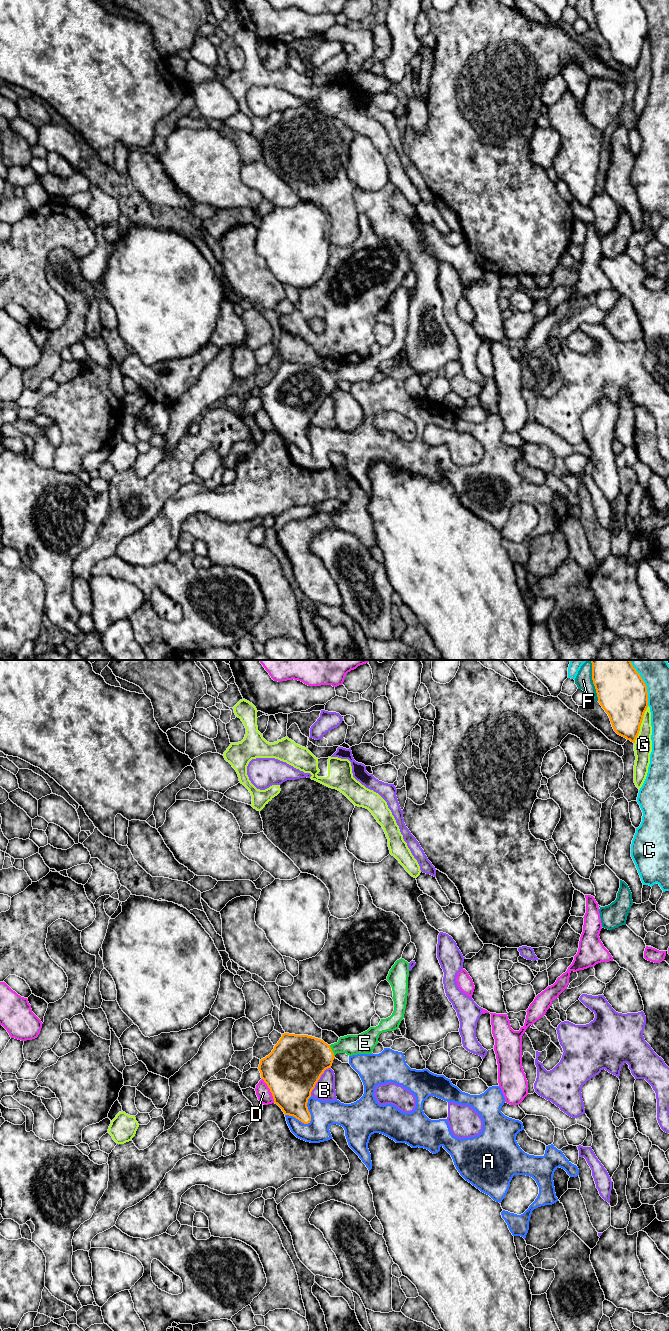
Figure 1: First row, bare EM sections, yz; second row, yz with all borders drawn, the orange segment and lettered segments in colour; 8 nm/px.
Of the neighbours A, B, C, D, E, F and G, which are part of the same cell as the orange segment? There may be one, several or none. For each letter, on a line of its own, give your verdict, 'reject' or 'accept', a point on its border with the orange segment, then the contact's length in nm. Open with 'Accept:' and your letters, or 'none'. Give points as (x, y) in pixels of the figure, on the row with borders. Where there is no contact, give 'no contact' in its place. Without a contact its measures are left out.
Accept: E
A: reject; meets orange in yz at (309, 1121); contact 260 nm long
B: reject; meets orange in yz at (318, 1079); contact 280 nm long
C: reject; meets orange in yz at (644, 683); contact 400 nm long
D: reject; meets orange in yz at (270, 1090); contact 220 nm long
E: accept; meets orange in yz at (332, 1051); contact 100 nm long
F: reject; meets orange in yz at (593, 681); contact 320 nm long
G: reject; meets orange in yz at (640, 725); contact 320 nm long

